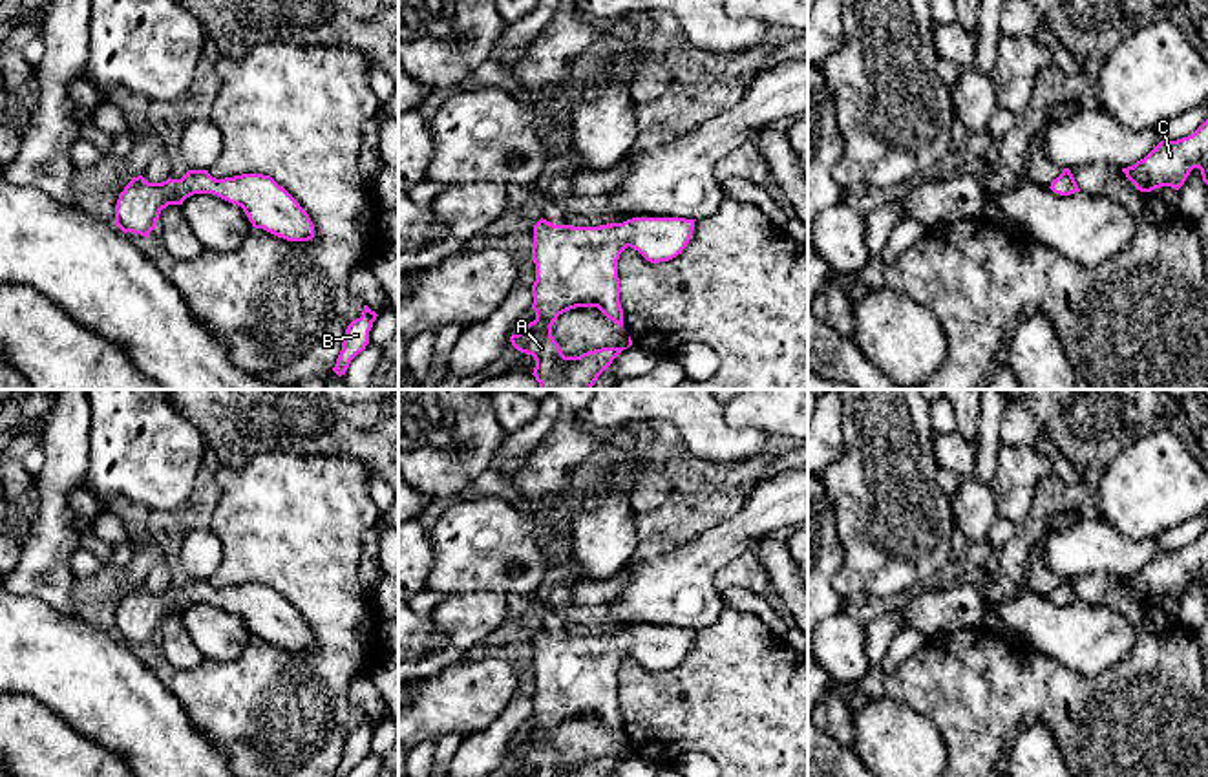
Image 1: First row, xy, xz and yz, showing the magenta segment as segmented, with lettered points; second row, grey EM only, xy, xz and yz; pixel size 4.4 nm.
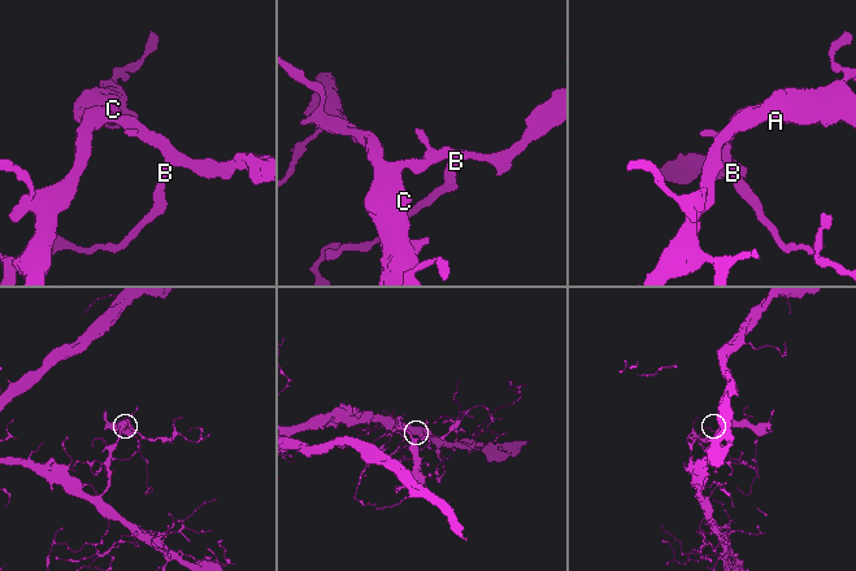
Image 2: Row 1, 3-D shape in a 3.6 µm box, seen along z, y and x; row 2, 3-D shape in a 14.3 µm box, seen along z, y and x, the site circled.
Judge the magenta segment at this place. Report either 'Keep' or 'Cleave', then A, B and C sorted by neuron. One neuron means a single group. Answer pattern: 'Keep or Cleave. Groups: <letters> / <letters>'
Keep. Groups: A B C

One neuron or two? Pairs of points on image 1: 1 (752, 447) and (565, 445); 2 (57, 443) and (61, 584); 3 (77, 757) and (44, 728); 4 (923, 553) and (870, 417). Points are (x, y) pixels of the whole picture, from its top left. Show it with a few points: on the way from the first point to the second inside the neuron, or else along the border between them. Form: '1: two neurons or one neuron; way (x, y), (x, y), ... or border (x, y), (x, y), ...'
1: two neurons; border (576, 410), (576, 417), (585, 426), (604, 434)
2: one neuron; way (57, 478), (55, 549)
3: one neuron; way (70, 754), (52, 735)
4: one neuron; way (894, 520), (887, 500), (887, 450)

